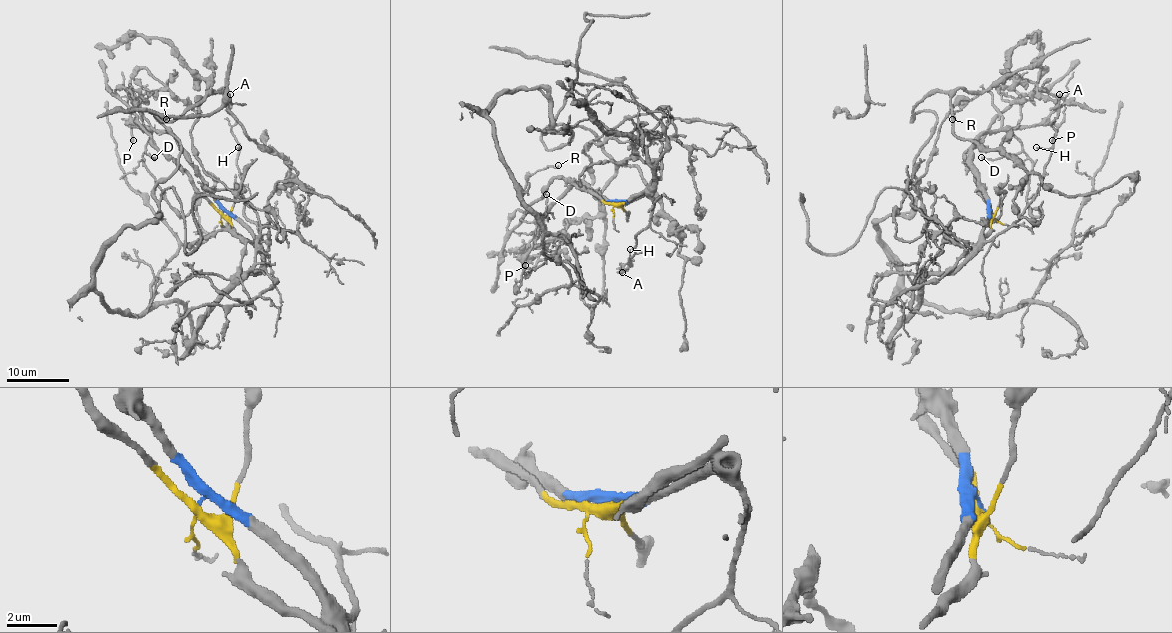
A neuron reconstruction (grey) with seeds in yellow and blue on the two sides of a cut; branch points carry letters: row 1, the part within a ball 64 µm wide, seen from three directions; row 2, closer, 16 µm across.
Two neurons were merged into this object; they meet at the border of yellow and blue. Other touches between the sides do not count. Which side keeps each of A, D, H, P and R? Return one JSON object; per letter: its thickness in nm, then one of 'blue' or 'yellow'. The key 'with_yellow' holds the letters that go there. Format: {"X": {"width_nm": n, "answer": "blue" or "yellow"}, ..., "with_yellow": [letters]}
{"A": {"width_nm": 110, "answer": "blue"}, "D": {"width_nm": 130, "answer": "blue"}, "H": {"width_nm": 100, "answer": "blue"}, "P": {"width_nm": 200, "answer": "blue"}, "R": {"width_nm": 120, "answer": "blue"}, "with_yellow": []}

